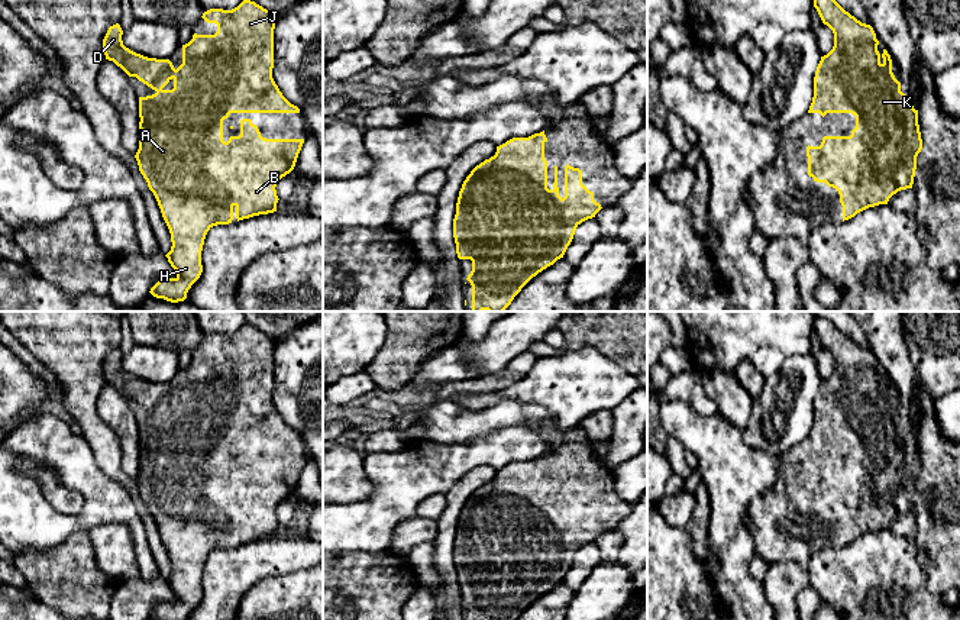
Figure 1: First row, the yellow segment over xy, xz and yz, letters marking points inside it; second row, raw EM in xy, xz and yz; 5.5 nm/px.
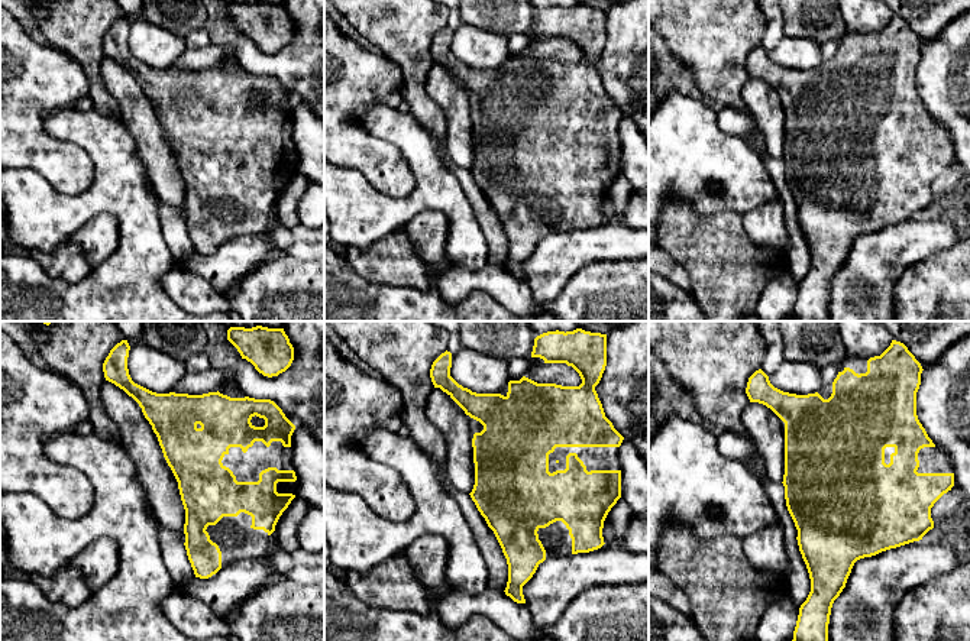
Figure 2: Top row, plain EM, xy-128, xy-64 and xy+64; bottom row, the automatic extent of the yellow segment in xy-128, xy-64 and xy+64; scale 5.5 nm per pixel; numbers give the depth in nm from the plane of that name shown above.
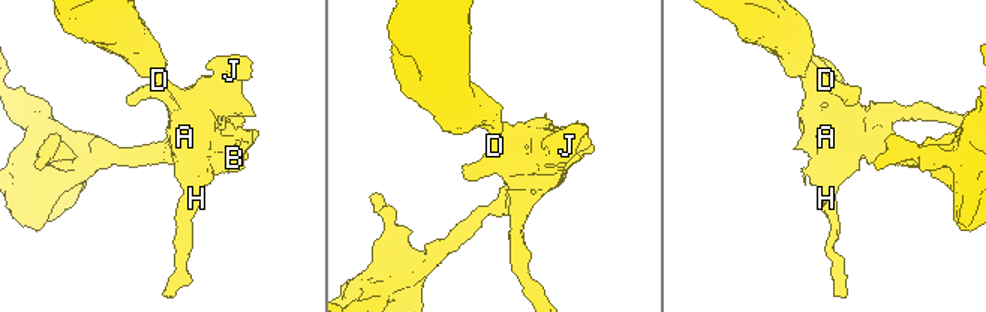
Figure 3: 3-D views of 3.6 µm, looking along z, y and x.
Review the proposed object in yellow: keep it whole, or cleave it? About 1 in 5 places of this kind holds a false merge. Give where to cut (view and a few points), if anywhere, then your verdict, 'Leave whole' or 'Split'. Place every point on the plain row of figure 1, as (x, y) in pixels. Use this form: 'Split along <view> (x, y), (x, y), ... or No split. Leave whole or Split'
No split. Leave whole

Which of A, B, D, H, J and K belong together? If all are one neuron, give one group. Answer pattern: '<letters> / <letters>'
A B D H J K

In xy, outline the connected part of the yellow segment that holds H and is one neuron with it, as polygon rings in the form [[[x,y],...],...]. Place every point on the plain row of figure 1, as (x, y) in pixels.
[[[245,323],[237,332],[232,335],[223,333],[210,333],[203,338],[201,340],[207,348],[216,348],[217,356],[214,359],[193,359],[193,364],[182,369],[182,388],[175,394],[169,384],[156,384],[148,382],[140,378],[136,378],[126,372],[122,365],[123,355],[119,348],[109,352],[104,364],[103,364],[103,375],[106,384],[113,385],[117,391],[120,391],[129,401],[136,401],[139,406],[155,414],[156,417],[146,422],[139,422],[139,453],[140,453],[140,465],[139,474],[135,479],[139,495],[148,507],[149,514],[153,517],[158,530],[161,533],[162,542],[169,553],[171,558],[171,575],[165,579],[168,587],[175,594],[175,603],[162,603],[159,604],[152,613],[152,620],[187,620],[191,610],[200,603],[203,597],[201,590],[201,575],[204,569],[204,564],[207,556],[217,549],[229,549],[236,542],[237,546],[243,543],[249,543],[259,539],[268,539],[277,536],[277,508],[278,506],[290,498],[297,487],[298,478],[304,468],[304,464],[266,464],[261,461],[261,456],[256,449],[252,448],[250,443],[240,445],[240,459],[230,461],[227,466],[223,465],[223,445],[229,442],[230,437],[300,437],[300,433],[291,429],[279,416],[278,410],[272,403],[272,393],[274,393],[274,353],[277,340],[272,339],[269,335],[264,333],[262,330],[256,329]]]

